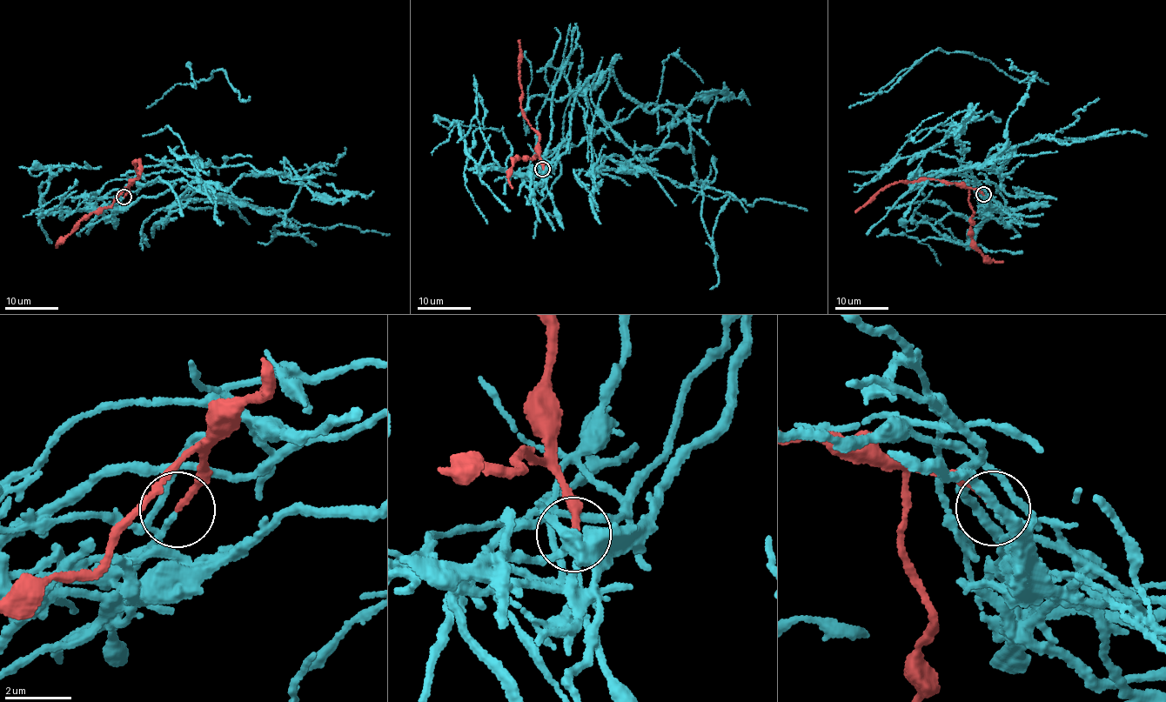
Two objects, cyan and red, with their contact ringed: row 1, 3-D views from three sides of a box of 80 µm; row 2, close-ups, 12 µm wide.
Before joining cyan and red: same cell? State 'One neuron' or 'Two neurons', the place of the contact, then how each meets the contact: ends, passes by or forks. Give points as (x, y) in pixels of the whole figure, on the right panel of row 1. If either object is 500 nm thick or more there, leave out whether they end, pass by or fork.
Two neurons. Place: (983, 194). At the ring cyan passes by. At the ring red ends

